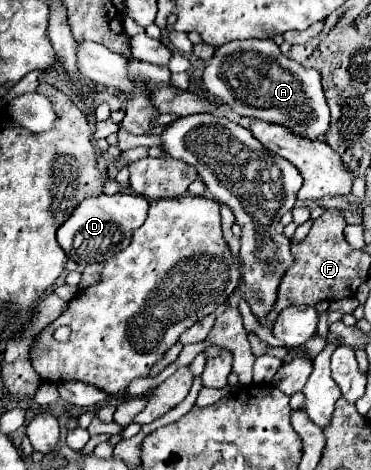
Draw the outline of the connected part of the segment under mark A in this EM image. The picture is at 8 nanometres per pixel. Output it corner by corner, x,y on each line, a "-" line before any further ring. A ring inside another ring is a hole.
254,38
234,40
234,42
226,42
226,44
218,46
214,50
210,64
204,68
202,82
204,82
206,90
218,102
228,104
240,116
282,124
282,126
290,128
292,132
296,132
304,138
310,138
310,140
324,140
324,134
326,134
328,124
330,124
330,112
328,112
328,104
326,104
324,92
322,92
318,70
302,68
298,62
286,58
272,38
266,38
266,40
254,40

